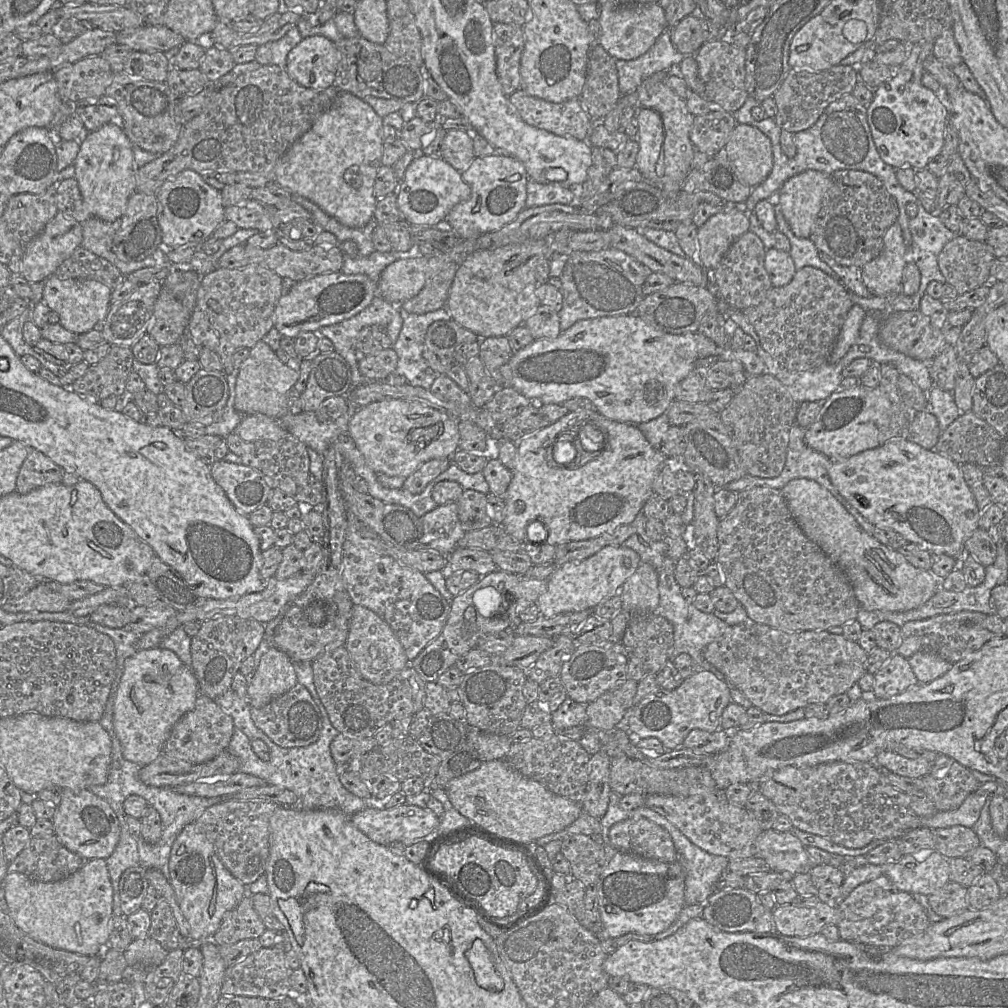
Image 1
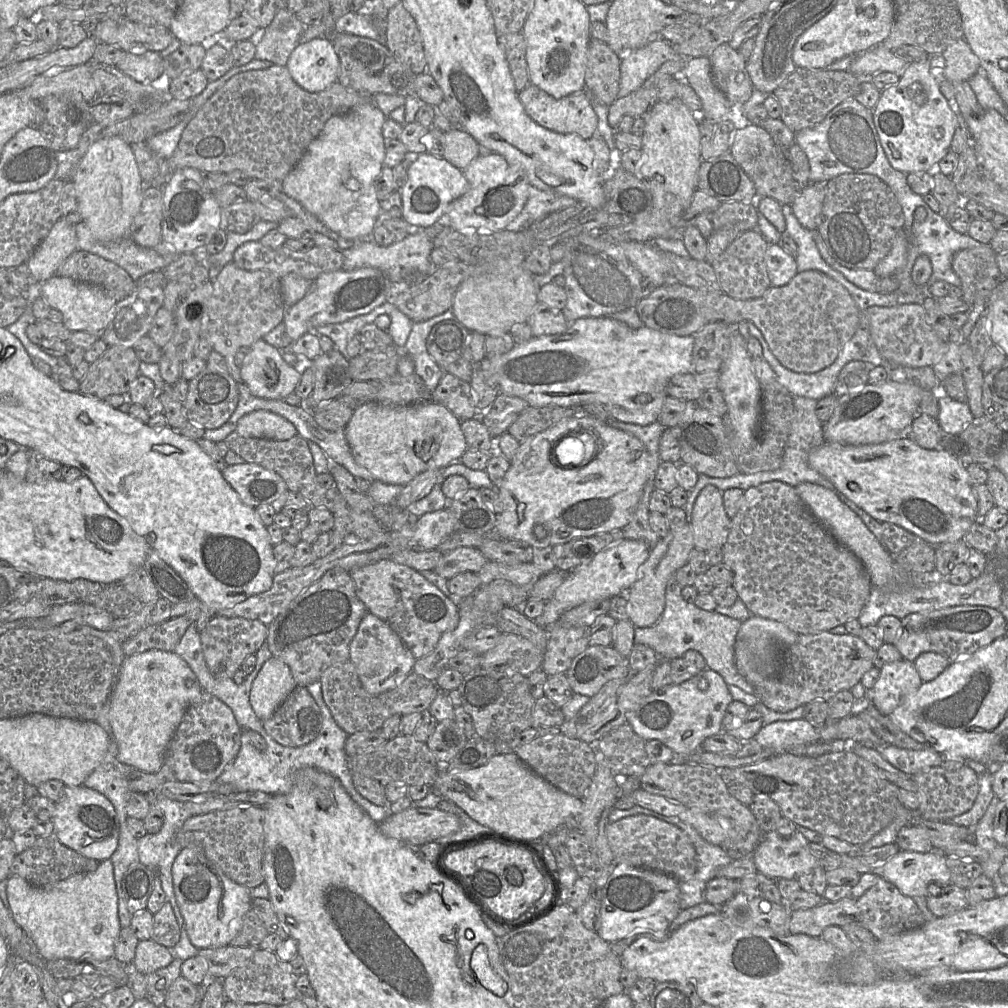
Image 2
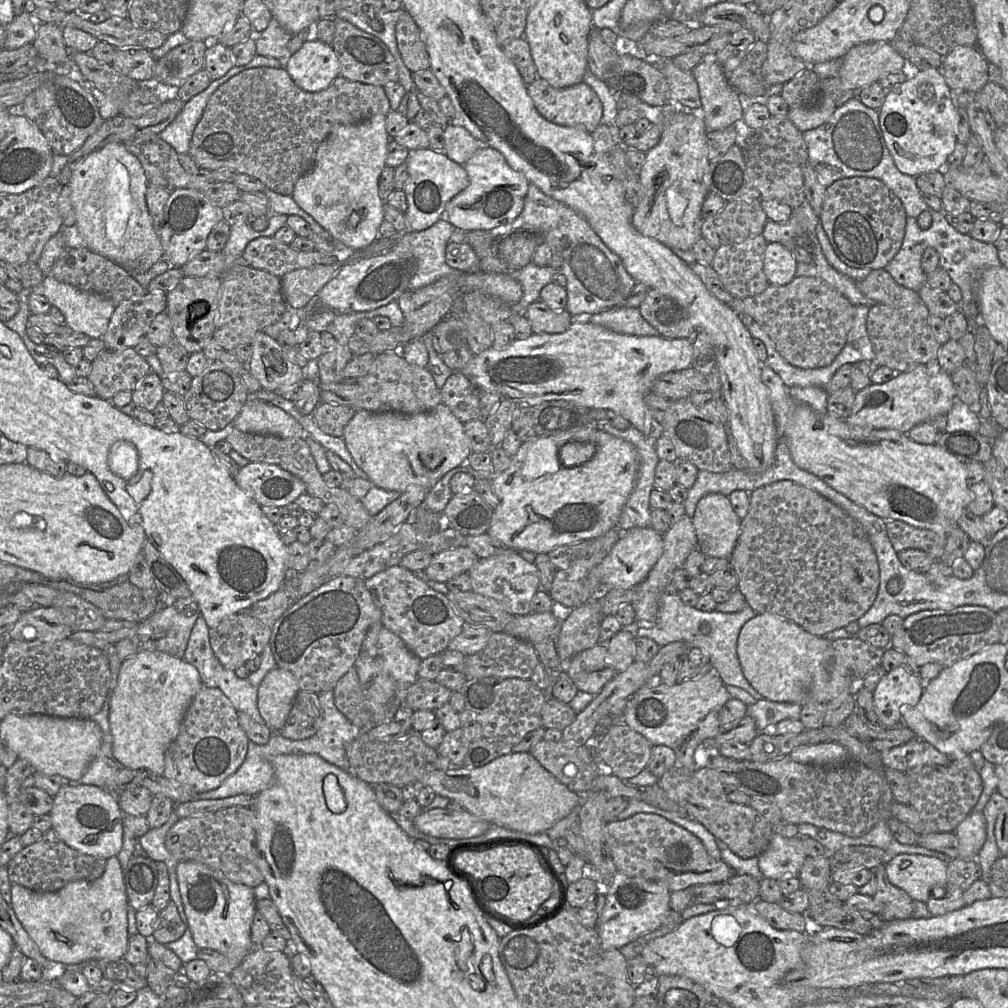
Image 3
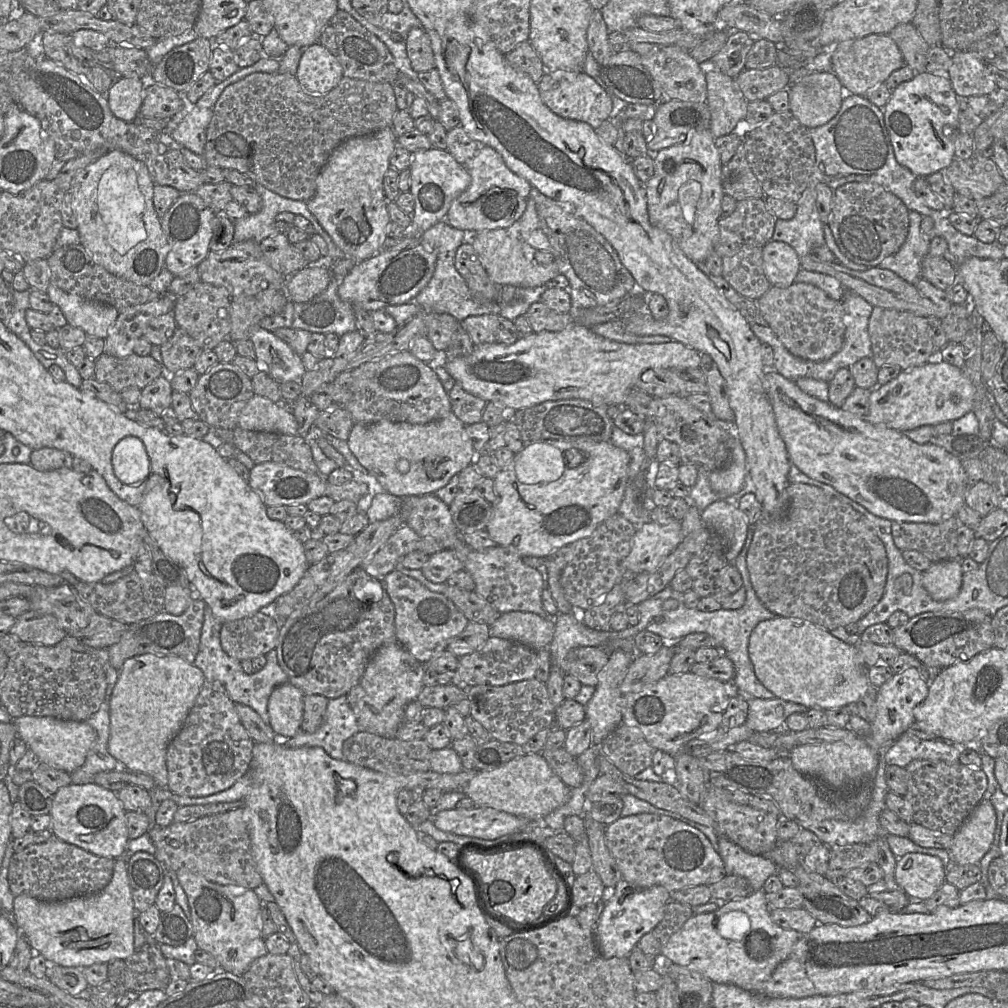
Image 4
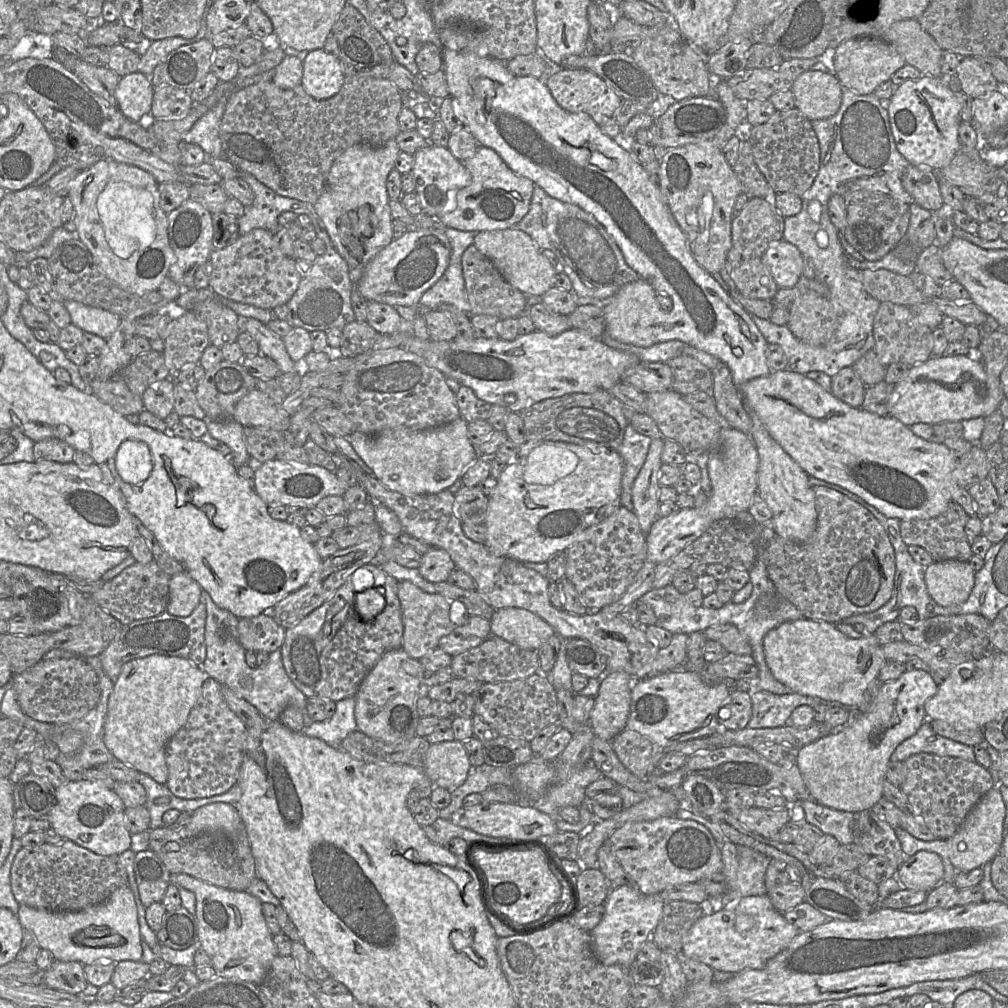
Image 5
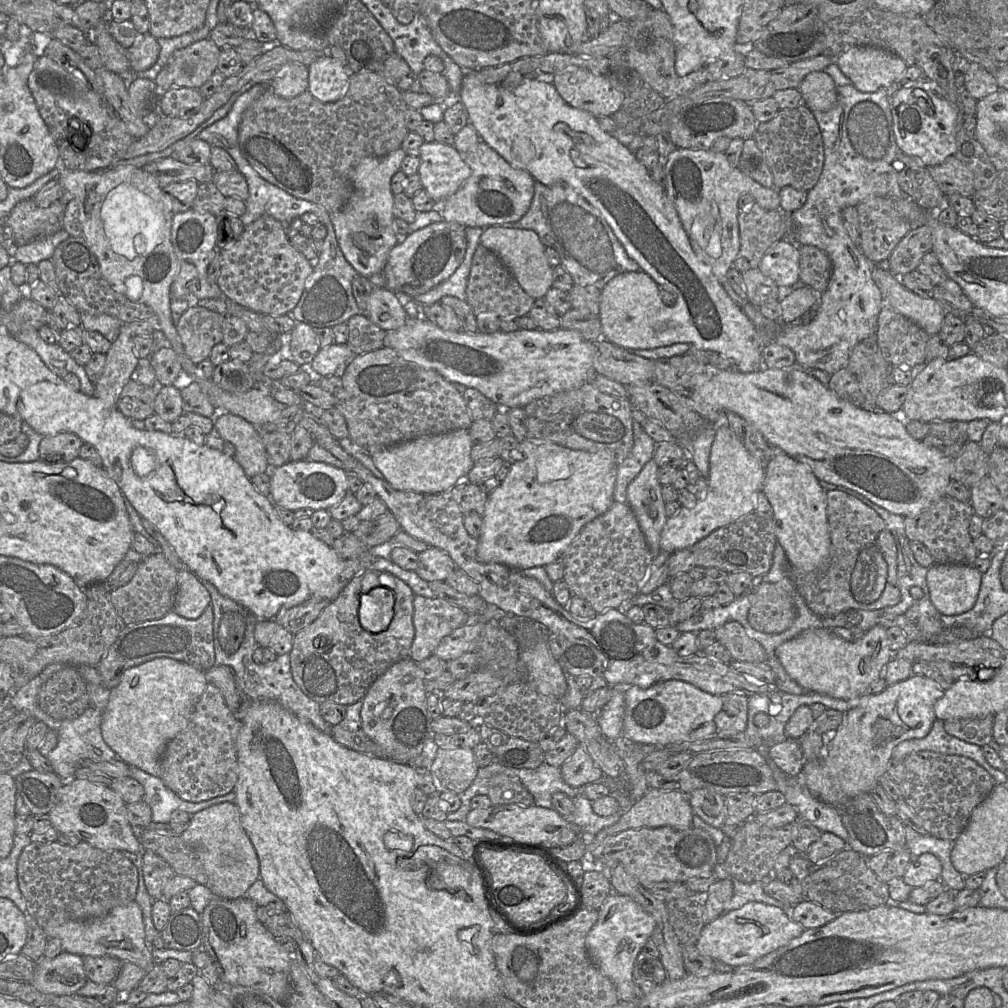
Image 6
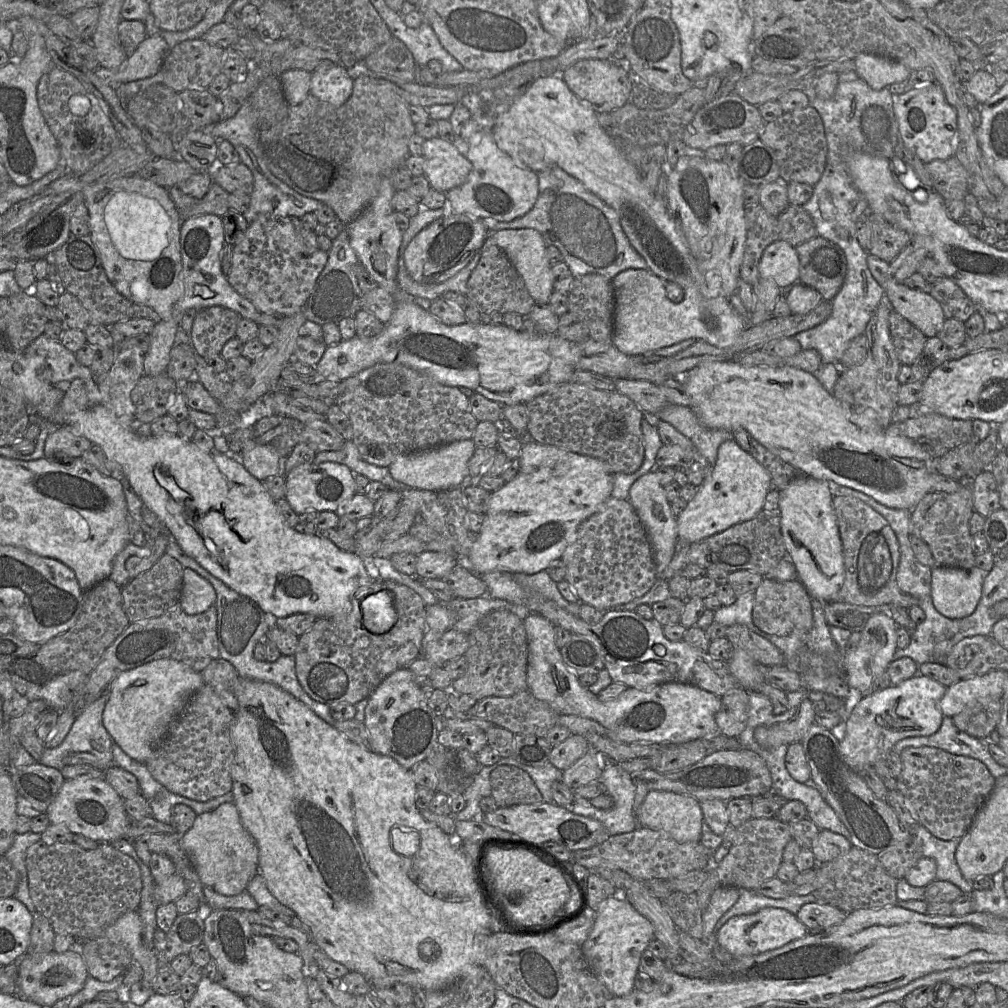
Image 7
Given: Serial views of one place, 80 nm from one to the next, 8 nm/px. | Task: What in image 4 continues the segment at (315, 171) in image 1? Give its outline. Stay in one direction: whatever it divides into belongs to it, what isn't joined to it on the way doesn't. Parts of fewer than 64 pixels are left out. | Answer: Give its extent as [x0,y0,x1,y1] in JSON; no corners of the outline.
[307,127,397,263]

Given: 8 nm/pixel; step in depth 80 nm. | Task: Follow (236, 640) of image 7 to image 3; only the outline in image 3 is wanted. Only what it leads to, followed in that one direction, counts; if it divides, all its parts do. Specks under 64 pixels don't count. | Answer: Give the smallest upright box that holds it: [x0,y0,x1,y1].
[183,615,277,724]

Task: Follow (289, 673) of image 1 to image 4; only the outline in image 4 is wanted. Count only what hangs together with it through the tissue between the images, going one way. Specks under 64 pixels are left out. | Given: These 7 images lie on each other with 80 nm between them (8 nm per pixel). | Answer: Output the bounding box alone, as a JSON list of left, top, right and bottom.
[268,682,303,739]

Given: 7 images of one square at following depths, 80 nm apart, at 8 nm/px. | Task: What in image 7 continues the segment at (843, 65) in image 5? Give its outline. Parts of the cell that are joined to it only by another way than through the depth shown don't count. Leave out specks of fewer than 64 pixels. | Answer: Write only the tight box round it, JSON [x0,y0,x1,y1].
[854,53,910,90]

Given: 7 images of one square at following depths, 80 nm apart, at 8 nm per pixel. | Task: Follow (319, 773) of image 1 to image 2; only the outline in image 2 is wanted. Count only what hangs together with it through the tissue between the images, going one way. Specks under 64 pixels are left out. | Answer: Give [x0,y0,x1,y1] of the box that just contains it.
[216,681,393,823]

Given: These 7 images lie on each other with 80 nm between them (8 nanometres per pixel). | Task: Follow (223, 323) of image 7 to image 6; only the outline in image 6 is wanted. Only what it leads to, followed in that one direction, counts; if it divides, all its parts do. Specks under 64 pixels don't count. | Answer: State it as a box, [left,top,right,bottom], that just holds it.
[176,307,224,364]

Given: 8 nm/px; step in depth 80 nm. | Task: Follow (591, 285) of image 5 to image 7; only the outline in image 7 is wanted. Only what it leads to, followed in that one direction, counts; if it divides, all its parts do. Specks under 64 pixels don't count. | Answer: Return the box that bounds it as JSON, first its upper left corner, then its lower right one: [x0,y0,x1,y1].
[482,166,648,280]

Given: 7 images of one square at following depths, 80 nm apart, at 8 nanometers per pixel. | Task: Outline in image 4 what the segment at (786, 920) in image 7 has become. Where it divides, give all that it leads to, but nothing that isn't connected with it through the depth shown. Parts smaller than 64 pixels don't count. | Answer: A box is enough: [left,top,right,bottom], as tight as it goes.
[653,889,801,995]

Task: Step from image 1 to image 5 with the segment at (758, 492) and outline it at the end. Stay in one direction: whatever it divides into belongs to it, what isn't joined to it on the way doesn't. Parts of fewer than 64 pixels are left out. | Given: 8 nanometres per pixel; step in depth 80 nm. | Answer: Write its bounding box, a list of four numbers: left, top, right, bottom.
[767,486,895,624]

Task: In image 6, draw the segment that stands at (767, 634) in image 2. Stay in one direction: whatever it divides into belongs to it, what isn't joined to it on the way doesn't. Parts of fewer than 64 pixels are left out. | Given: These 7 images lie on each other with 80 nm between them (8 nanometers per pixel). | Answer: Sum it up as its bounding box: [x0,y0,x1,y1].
[776,625,893,701]

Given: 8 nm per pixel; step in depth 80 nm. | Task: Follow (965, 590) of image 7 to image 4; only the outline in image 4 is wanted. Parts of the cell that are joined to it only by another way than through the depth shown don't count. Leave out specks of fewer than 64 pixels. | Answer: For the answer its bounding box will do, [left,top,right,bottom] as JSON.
[923,559,963,600]

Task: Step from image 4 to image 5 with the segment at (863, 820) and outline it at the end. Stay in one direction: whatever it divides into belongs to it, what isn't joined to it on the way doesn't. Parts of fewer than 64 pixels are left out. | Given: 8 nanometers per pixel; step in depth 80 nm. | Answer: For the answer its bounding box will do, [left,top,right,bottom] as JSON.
[789,799,854,845]

